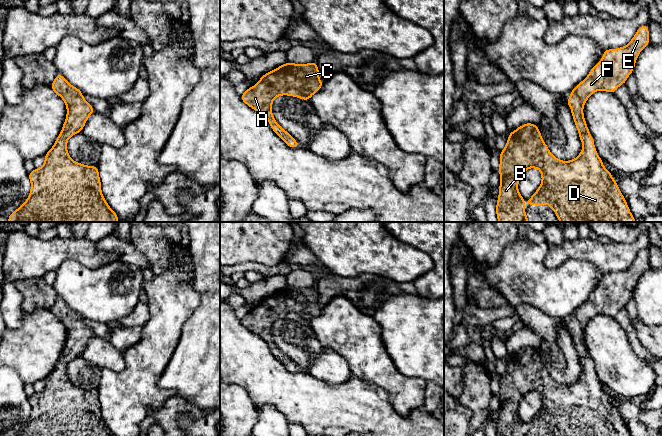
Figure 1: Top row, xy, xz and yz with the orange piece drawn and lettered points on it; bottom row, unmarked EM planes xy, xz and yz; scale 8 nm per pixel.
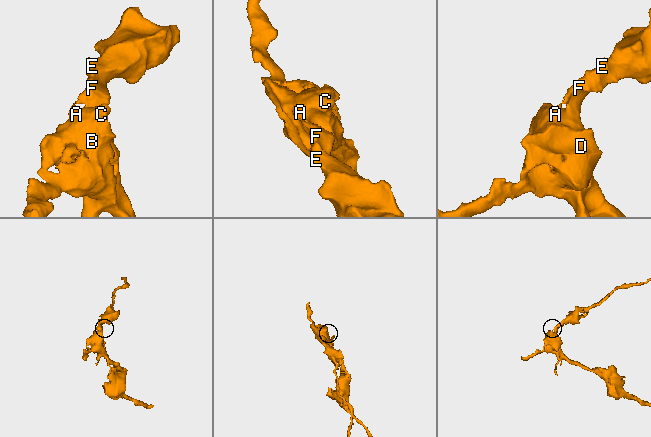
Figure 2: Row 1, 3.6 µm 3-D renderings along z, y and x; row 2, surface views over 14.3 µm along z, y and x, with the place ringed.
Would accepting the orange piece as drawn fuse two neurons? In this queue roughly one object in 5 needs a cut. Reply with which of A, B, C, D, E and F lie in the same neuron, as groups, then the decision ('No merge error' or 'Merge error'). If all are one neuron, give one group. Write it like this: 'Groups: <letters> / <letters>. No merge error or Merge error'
Groups: A B C D E F. No merge error

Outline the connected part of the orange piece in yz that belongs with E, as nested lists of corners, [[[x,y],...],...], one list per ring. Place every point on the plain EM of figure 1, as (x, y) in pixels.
[[[642,249],[626,270],[603,275],[603,282],[589,295],[588,300],[570,316],[567,330],[572,333],[572,341],[583,368],[582,375],[575,383],[562,385],[555,382],[543,365],[537,348],[525,347],[509,357],[506,370],[499,380],[501,406],[496,436],[525,436],[524,422],[518,415],[518,407],[522,398],[529,392],[539,393],[542,400],[539,412],[528,423],[529,431],[538,428],[542,432],[547,426],[555,436],[630,436],[618,408],[598,380],[593,361],[584,343],[583,331],[594,316],[602,314],[615,317],[620,309],[625,308],[628,300],[633,297],[638,279],[649,267],[648,249]]]

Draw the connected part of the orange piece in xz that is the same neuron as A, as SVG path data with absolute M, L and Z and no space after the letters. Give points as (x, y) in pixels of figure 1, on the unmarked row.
M316 285L308 288L286 286L284 289L264 298L256 309L248 312L241 324L262 338L272 354L291 372L299 372L299 367L285 355L272 338L272 326L277 320L288 319L309 325L322 312Z

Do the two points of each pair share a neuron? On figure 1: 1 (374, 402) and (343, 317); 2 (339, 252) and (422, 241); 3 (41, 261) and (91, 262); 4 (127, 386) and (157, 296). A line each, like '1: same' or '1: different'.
1: different
2: different
3: same
4: same

